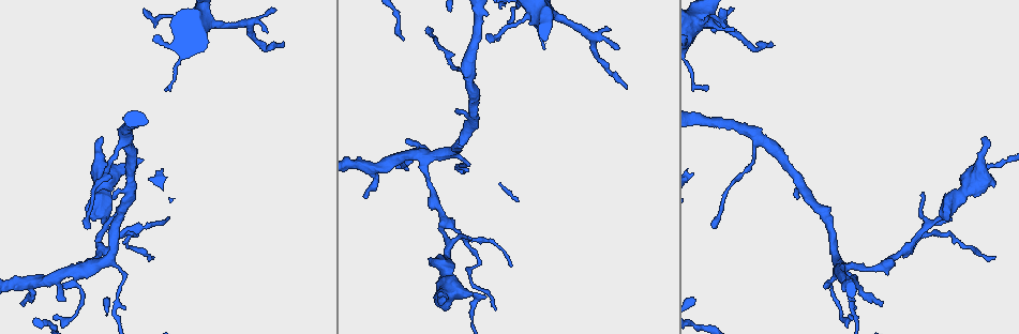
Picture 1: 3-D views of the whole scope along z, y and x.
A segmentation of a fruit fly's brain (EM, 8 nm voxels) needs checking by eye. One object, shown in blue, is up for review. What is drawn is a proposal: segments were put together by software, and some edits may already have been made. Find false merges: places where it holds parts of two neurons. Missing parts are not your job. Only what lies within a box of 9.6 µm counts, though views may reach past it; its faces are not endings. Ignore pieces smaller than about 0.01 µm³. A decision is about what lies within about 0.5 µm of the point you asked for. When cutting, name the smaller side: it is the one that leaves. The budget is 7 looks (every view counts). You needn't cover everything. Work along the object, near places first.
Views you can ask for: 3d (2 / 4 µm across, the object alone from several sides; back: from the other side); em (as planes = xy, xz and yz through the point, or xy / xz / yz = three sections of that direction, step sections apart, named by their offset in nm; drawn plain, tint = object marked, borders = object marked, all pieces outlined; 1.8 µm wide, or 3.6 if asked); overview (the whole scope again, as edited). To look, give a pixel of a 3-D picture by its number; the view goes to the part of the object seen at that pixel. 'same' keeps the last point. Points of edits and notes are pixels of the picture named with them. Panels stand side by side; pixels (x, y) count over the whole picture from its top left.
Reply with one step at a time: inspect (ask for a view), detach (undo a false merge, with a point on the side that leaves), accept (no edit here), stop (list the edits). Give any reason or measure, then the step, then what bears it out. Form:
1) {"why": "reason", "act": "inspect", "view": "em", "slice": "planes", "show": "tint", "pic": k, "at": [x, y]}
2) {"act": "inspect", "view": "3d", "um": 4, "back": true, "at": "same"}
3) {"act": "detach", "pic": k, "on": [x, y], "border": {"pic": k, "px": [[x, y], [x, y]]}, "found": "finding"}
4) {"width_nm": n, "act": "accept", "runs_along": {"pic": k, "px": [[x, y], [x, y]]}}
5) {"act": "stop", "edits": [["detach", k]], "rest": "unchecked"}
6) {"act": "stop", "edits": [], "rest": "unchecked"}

{"why": "calibre changes", "act": "inspect", "view": "3d", "um": 4, "back": true, "pic": 1, "at": [697, 20]}

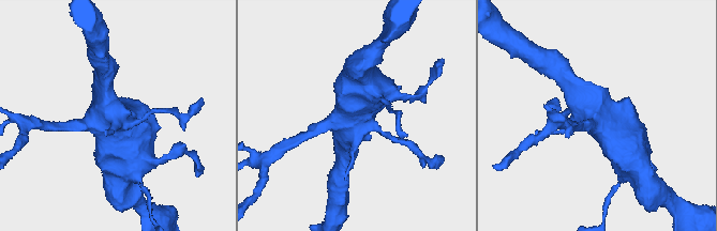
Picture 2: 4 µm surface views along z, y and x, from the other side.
{"act": "inspect", "view": "em", "slice": "planes", "show": "tint", "pic": 2, "at": [367, 121]}

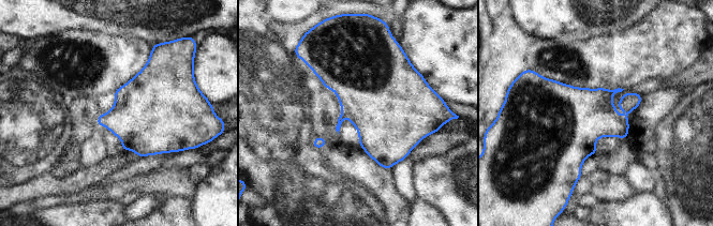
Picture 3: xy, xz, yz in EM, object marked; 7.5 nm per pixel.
{"act": "accept", "found": "all the same neuron"}

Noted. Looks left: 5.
{"why": "calibre changes", "act": "inspect", "view": "em", "slice": "planes", "show": "tint", "pic": 1, "at": [589, 34]}

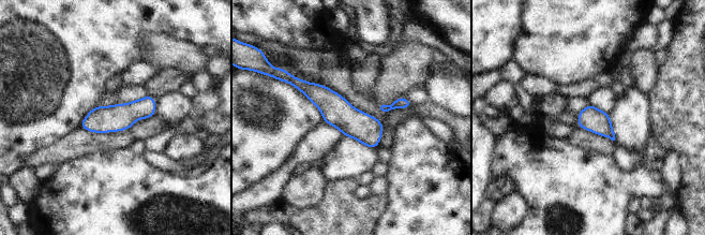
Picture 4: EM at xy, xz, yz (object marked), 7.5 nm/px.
{"act": "accept", "runs_along": {"pic": 4, "px": [[299, 83], [376, 142]]}, "found": "all the same neuron"}

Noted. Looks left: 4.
{"why": "branch point", "act": "inspect", "view": "em", "slice": "xz", "step": 8, "show": "tint", "pic": 1, "at": [447, 224]}

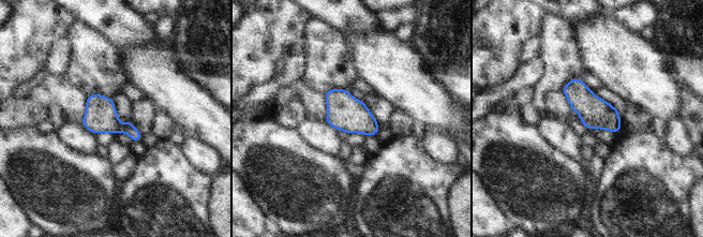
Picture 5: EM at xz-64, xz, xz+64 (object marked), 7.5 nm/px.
{"act": "inspect", "view": "em", "slice": "planes", "show": "tint", "at": "same"}

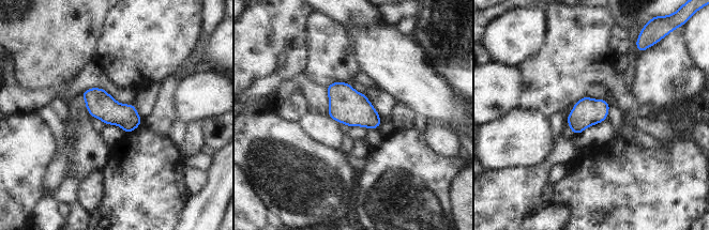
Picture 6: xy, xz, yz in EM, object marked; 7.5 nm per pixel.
{"width_nm": 200, "act": "accept", "found": "one neuron here"}

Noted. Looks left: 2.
{"act": "stop", "edits": [], "rest": "unchecked"}

